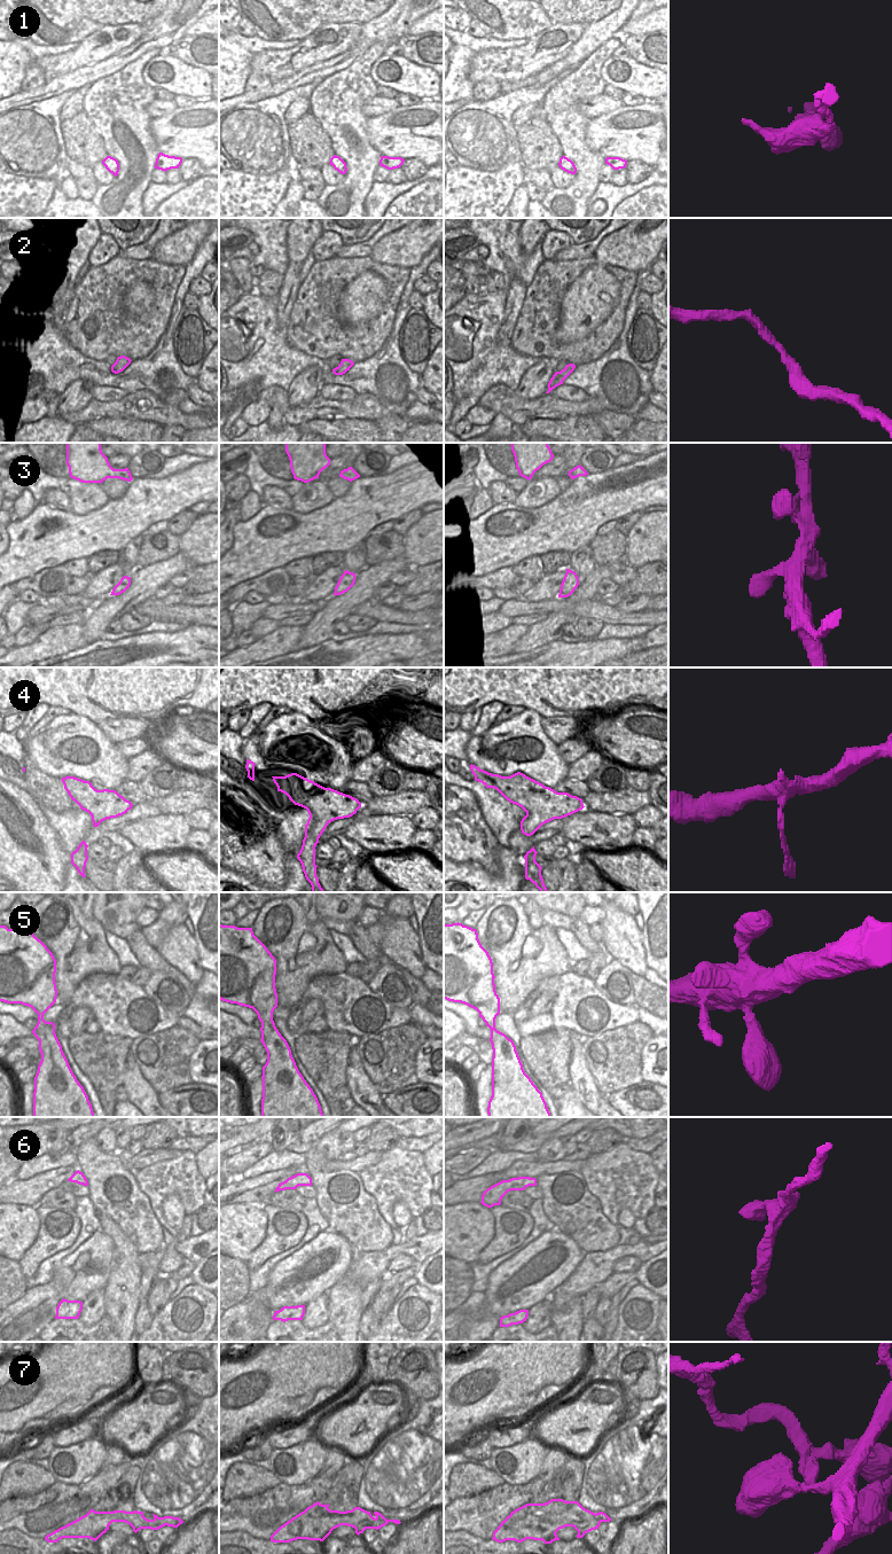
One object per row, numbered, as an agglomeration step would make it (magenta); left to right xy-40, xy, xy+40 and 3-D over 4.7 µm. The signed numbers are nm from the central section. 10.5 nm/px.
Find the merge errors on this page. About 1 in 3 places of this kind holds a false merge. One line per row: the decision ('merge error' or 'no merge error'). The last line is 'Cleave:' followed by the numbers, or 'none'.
1: no merge error
2: no merge error
3: no merge error
4: no merge error
5: no merge error
6: no merge error
7: merge error
Cleave: 7

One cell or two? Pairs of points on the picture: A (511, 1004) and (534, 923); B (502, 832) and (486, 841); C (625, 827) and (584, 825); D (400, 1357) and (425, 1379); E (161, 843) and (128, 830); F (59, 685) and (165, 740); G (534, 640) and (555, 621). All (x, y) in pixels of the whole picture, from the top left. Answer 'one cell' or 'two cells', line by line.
A: two cells
B: two cells
C: one cell
D: one cell
E: one cell
F: two cells
G: one cell

